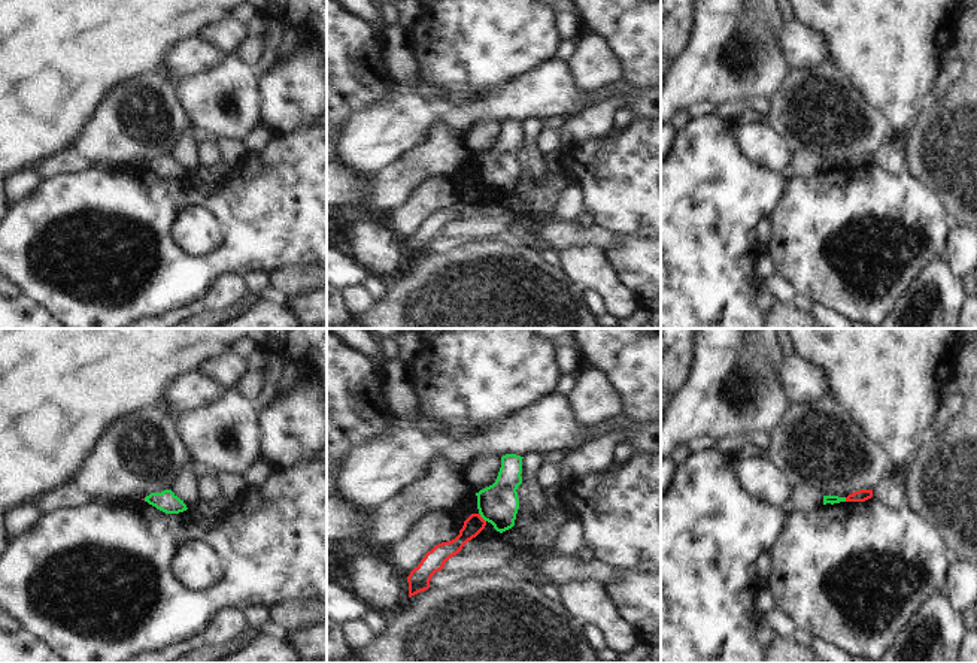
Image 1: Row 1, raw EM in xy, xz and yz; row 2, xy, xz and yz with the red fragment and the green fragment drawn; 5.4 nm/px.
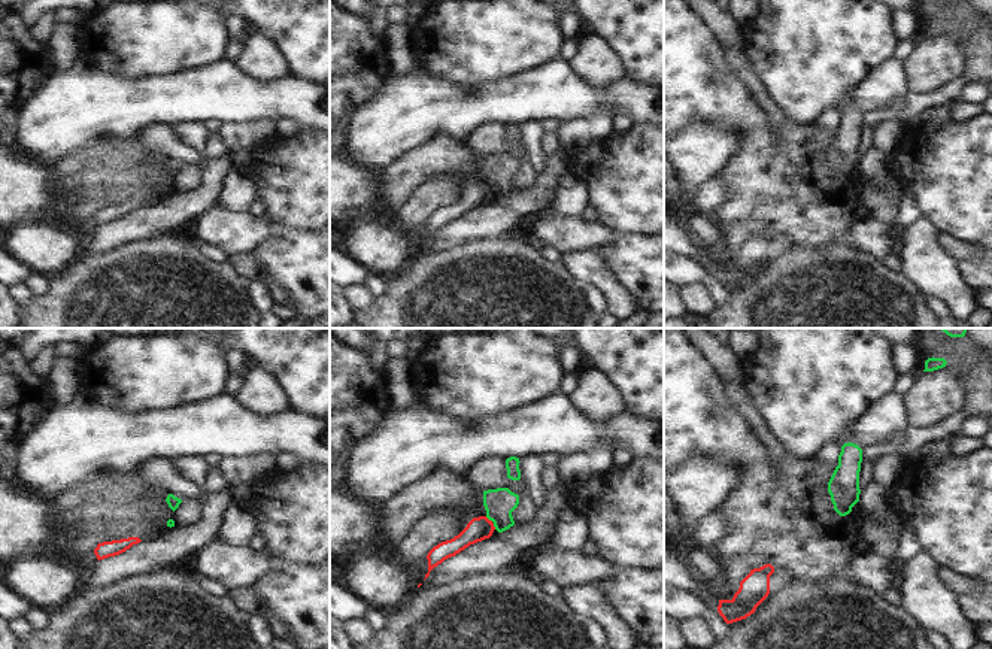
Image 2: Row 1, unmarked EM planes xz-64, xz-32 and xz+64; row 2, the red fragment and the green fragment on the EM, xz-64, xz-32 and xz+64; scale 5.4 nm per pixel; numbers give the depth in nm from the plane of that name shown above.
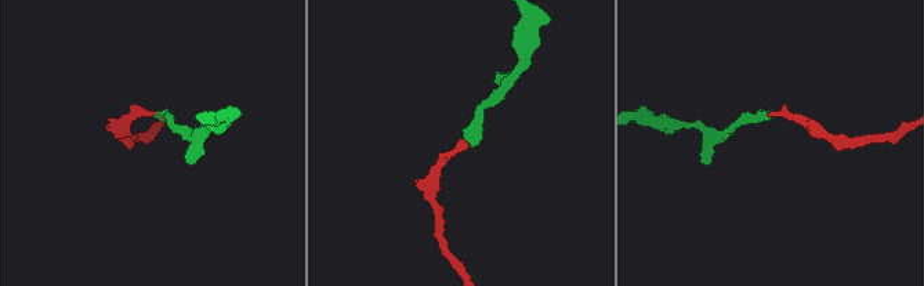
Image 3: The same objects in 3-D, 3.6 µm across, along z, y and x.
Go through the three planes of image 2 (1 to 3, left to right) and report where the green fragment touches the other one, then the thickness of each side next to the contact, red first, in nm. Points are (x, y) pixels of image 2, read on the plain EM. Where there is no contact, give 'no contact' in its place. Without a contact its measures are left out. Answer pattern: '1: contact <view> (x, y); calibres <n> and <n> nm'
1: no contact
2: contact xz-32 (488, 185); calibres 130 and 160 nm
3: no contact

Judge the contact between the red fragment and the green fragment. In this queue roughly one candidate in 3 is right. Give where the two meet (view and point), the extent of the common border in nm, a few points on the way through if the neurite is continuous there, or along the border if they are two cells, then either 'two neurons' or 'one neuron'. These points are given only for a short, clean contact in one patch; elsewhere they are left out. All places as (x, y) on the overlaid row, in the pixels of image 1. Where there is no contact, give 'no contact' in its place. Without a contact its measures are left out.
xz (481, 517) | 70 nm | along xz (479, 512), (485, 521) | two neurons

